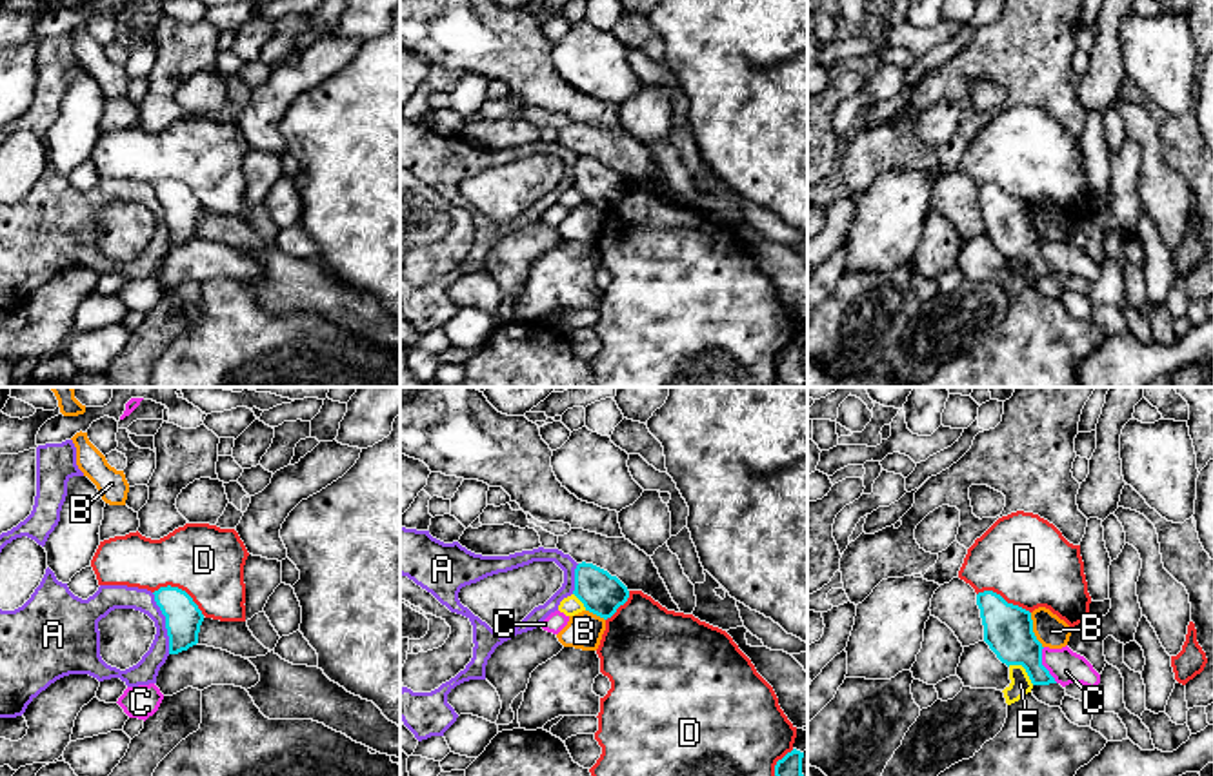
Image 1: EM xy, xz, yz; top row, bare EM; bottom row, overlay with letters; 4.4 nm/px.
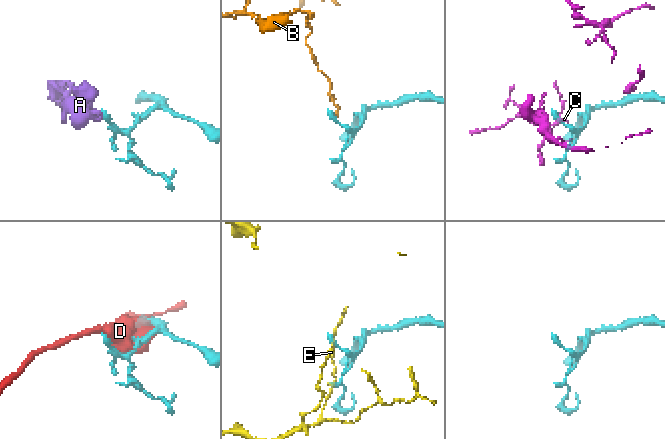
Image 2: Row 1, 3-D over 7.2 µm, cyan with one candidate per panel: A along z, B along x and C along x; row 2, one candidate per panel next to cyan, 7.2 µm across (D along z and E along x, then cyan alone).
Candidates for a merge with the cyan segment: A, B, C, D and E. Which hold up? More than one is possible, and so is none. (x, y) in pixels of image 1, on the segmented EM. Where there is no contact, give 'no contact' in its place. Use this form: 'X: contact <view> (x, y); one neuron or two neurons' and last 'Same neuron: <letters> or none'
A: contact xy (166, 624); two neurons
B: contact yz (1032, 631); two neurons
C: contact yz (1042, 666); two neurons
D: contact xy (180, 589); two neurons
E: contact yz (1024, 667); two neurons
Same neuron: none

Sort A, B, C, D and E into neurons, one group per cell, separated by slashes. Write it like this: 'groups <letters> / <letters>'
groups A / B / C / D / E

